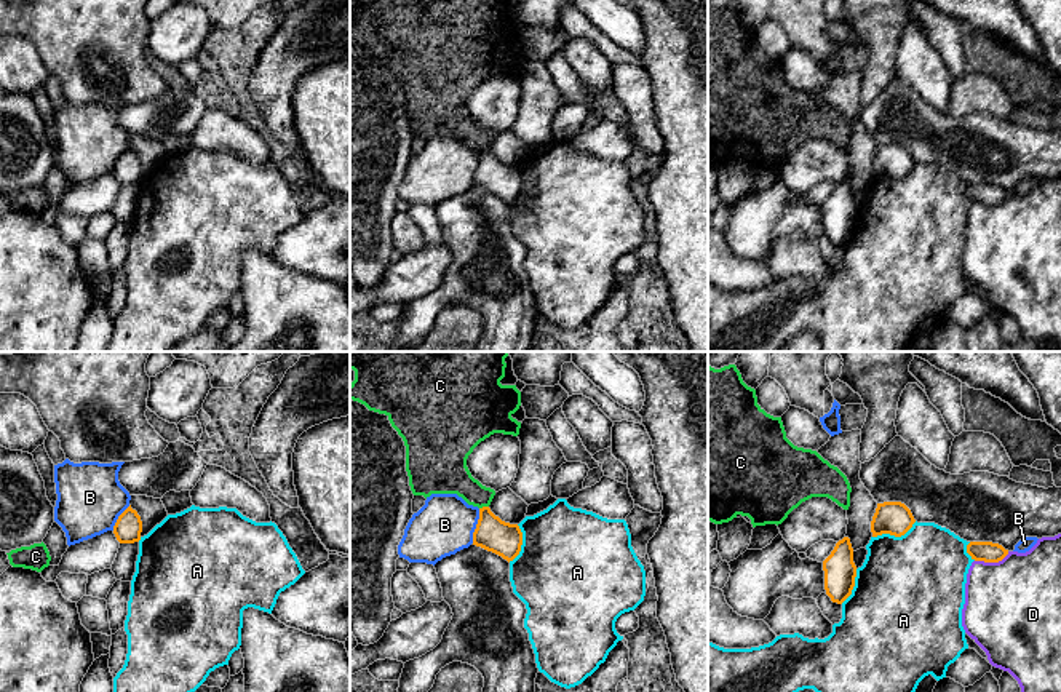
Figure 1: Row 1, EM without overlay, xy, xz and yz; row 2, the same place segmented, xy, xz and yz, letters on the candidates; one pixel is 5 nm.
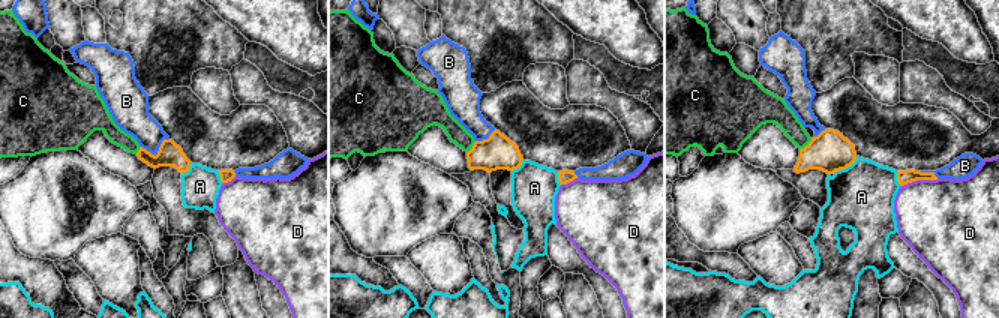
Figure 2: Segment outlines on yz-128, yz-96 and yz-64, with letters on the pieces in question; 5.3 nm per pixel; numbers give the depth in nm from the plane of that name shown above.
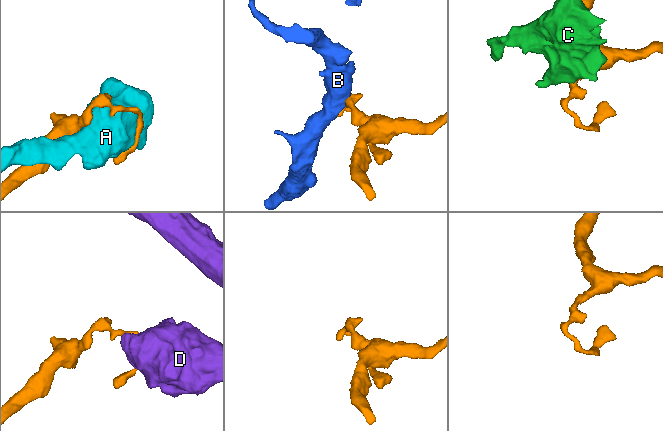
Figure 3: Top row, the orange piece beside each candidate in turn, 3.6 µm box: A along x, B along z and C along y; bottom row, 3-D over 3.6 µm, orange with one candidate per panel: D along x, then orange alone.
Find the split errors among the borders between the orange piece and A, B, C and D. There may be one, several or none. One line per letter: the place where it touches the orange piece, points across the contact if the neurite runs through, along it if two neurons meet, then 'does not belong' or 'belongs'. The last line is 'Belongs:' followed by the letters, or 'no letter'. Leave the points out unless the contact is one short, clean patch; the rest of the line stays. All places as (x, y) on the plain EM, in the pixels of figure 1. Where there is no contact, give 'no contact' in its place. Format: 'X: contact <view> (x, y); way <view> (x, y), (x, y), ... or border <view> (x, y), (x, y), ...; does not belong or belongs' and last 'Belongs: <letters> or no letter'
A: contact yz (894, 176); does not belong
B: contact xz (476, 168); does not belong
C: contact xz (483, 149); border xz (488, 147), (480, 151); does not belong
D: contact yz (991, 203); does not belong
Belongs: no letter

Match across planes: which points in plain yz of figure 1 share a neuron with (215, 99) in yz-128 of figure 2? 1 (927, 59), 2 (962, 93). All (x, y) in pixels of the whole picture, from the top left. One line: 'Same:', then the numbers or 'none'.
Same: 1

